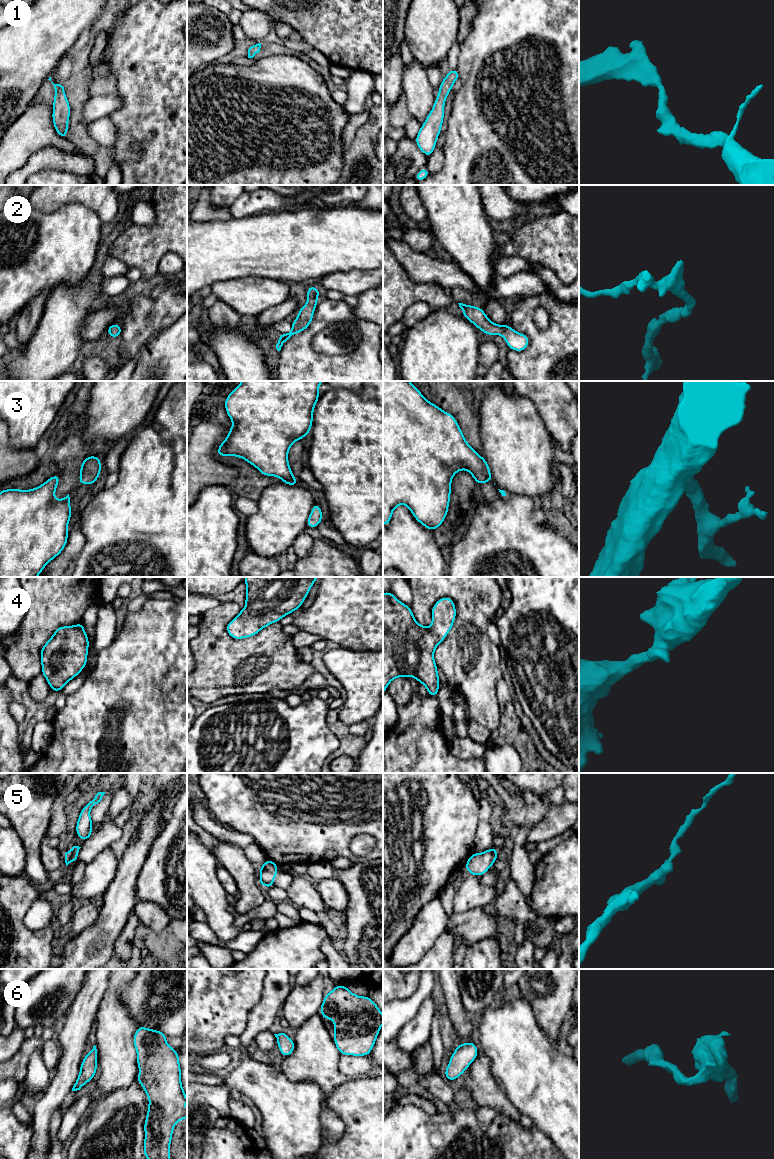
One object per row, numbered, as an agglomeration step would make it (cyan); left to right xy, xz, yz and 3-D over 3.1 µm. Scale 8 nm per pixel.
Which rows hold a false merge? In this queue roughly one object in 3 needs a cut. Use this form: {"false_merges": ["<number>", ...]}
{"false_merges": ["5"]}

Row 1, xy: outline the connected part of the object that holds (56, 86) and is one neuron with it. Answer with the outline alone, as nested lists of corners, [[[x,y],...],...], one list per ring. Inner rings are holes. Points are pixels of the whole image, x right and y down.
[[[51,77],[48,79],[51,81]],[[51,81],[52,82],[52,81]],[[54,84],[55,96],[53,100],[52,120],[56,133],[64,139],[67,139],[68,122],[70,117],[70,104],[64,87],[60,84]]]

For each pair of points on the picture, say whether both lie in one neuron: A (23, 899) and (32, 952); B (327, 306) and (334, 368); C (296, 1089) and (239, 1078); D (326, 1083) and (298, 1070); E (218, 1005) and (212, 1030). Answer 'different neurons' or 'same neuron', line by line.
A: same neuron
B: same neuron
C: same neuron
D: same neuron
E: same neuron

